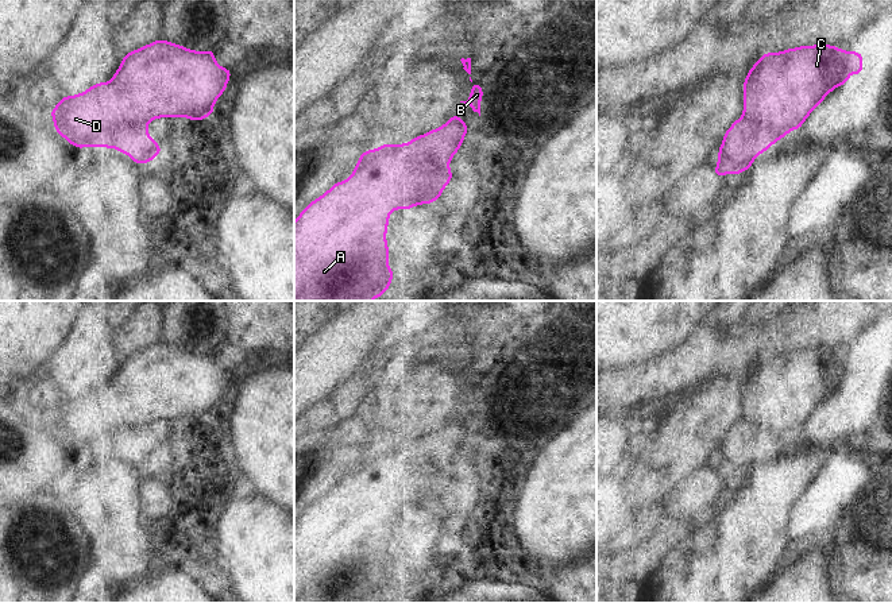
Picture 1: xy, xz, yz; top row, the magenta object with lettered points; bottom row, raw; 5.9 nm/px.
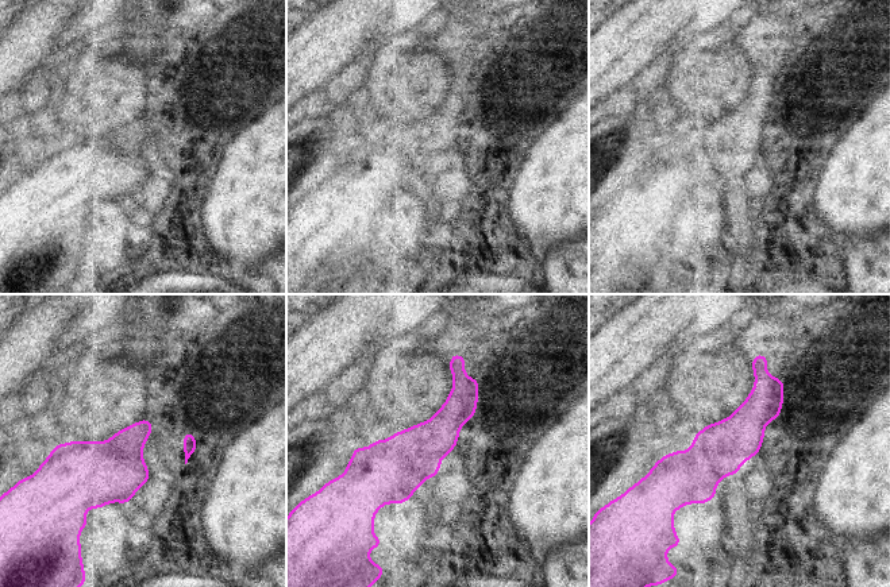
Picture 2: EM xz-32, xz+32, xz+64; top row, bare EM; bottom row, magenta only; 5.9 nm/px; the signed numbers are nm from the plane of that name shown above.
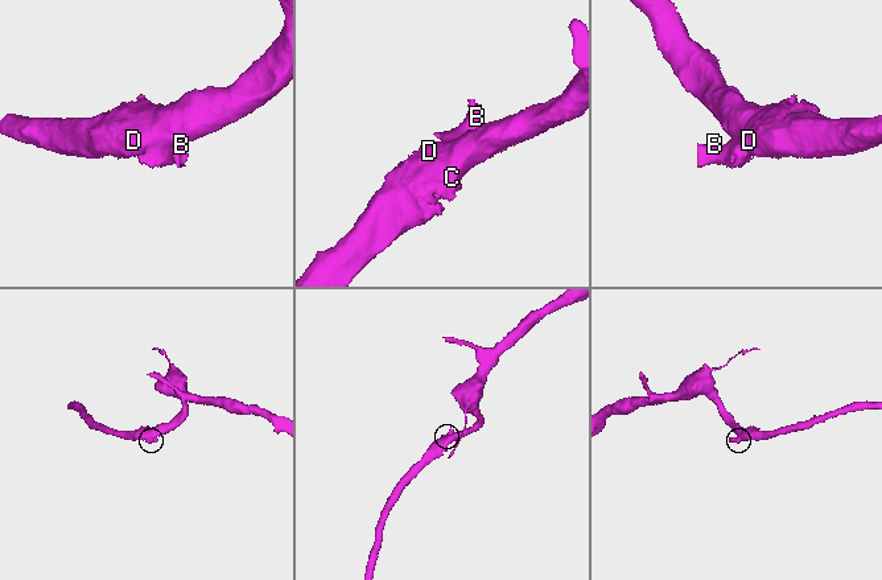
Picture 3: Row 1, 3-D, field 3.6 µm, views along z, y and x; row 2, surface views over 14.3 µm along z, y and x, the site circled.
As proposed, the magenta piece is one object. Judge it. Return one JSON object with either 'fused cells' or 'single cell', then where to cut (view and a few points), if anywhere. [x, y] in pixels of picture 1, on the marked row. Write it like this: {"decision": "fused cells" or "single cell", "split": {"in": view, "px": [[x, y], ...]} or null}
{"decision": "fused cells", "split": {"in": "xz", "px": [[405, 145], [423, 162], [447, 165]]}}

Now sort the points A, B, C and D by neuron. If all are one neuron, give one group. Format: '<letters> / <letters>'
A C D / B

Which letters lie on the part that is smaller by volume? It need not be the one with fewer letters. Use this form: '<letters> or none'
B

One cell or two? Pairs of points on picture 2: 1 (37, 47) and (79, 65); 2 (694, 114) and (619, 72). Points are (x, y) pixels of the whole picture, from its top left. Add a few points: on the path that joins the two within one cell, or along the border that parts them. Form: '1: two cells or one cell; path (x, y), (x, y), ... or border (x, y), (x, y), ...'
1: two cells; border (79, 50), (66, 58), (51, 77)
2: two cells; border (673, 53), (652, 78)

